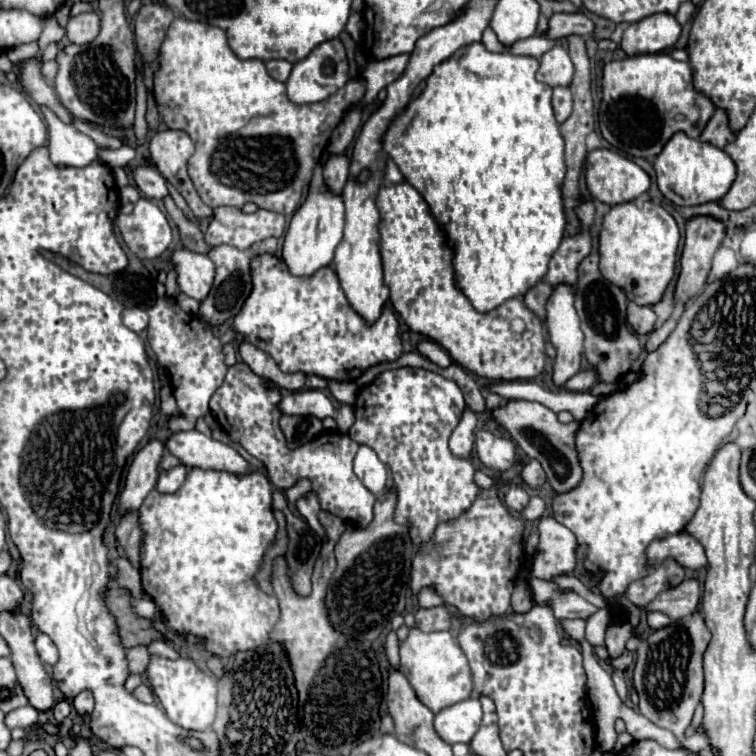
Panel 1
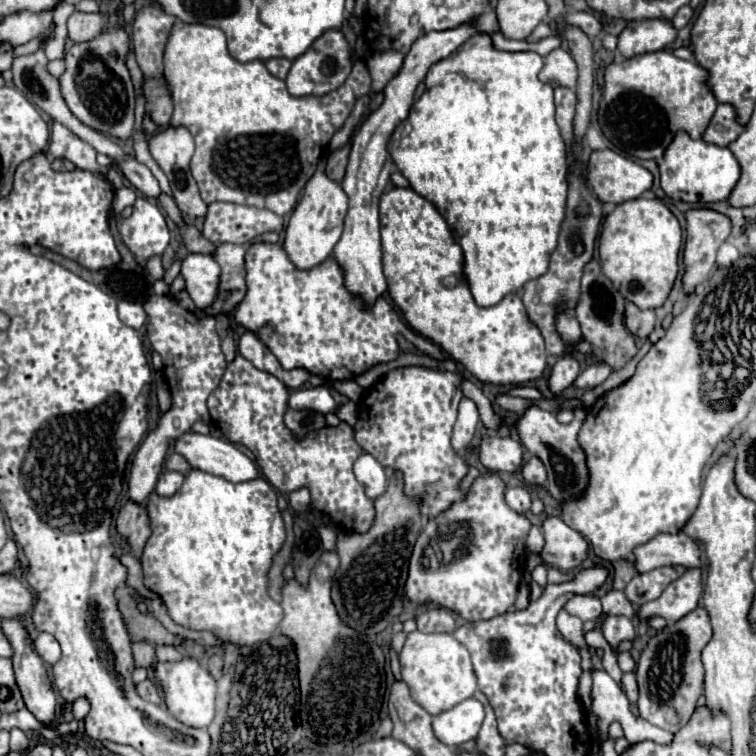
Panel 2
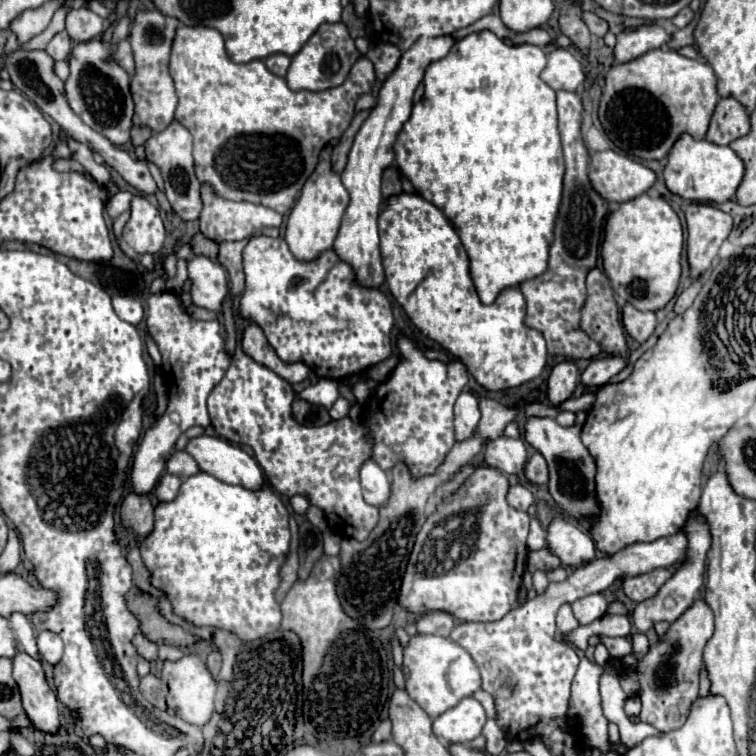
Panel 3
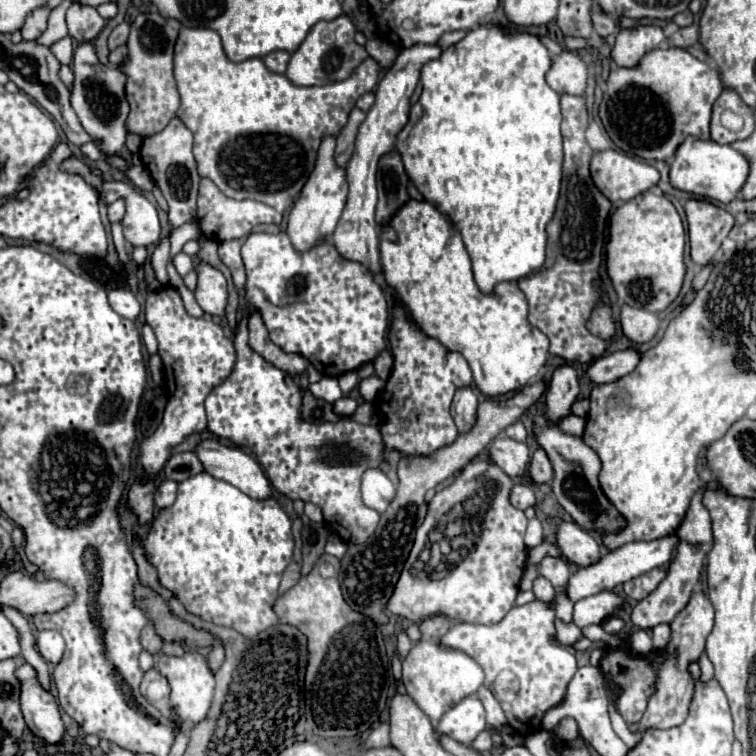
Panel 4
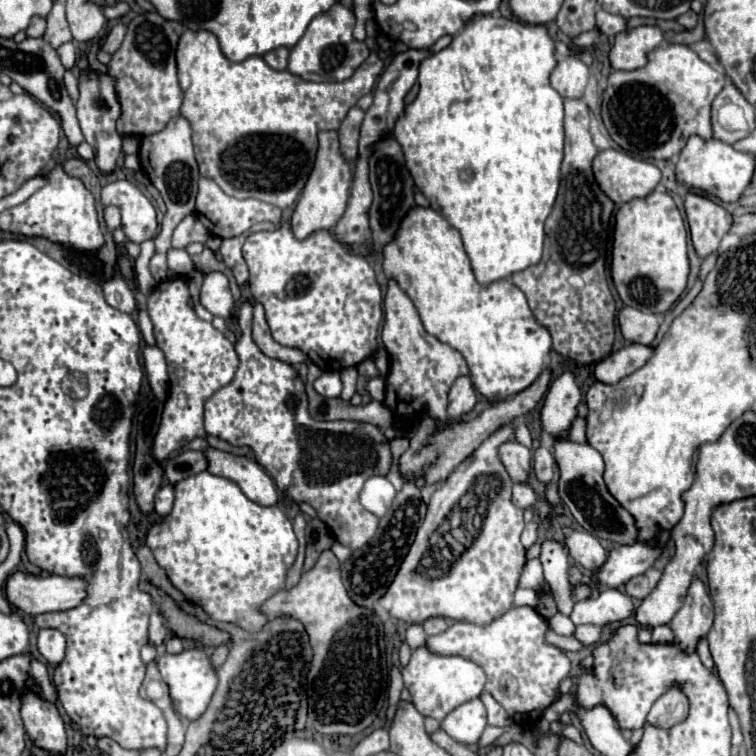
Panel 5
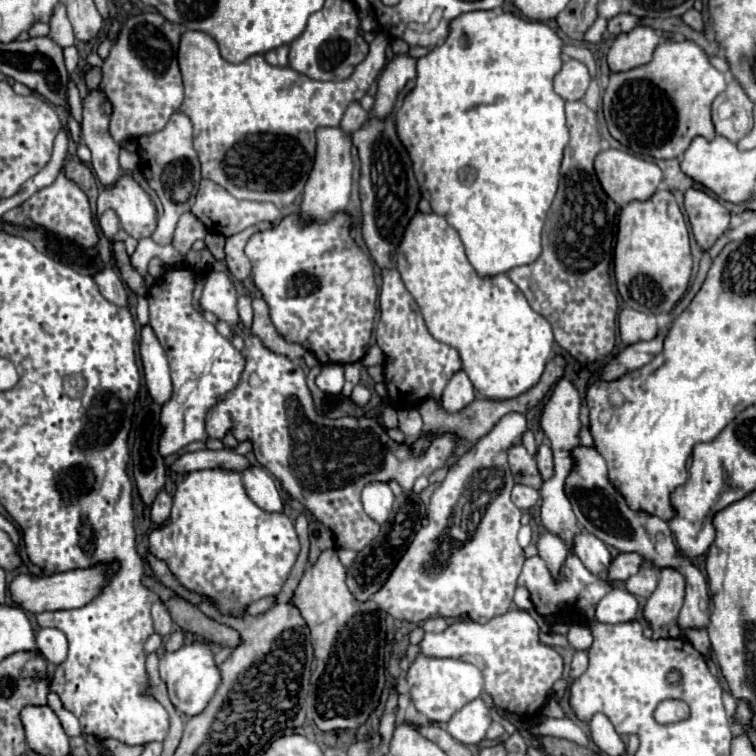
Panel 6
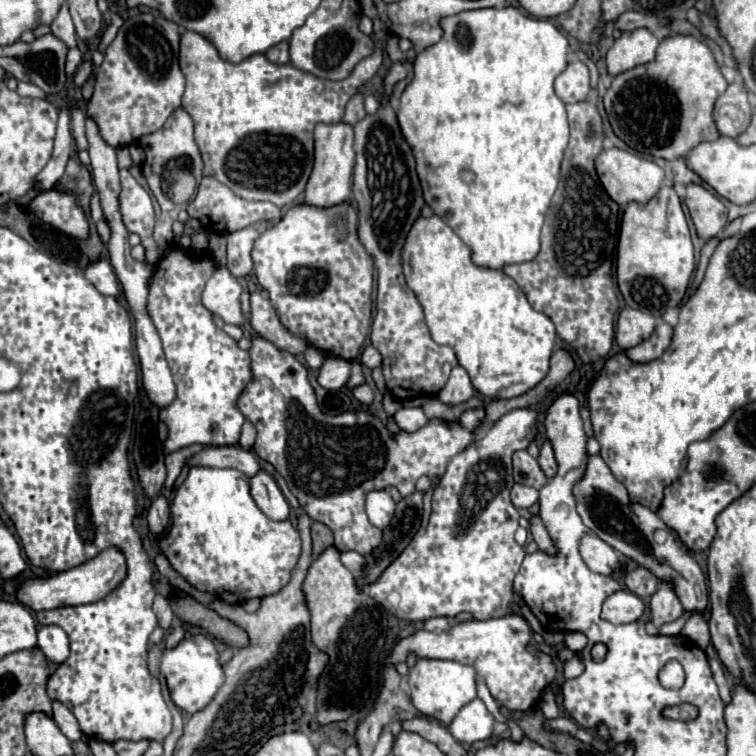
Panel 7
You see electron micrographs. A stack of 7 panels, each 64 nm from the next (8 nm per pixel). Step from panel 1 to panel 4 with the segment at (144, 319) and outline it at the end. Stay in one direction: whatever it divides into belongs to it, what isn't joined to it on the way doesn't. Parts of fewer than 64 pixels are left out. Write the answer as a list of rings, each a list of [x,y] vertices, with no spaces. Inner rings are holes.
[[[114,288],[108,292],[108,302],[110,306],[124,318],[134,320],[140,314],[140,304],[136,296],[128,288]]]

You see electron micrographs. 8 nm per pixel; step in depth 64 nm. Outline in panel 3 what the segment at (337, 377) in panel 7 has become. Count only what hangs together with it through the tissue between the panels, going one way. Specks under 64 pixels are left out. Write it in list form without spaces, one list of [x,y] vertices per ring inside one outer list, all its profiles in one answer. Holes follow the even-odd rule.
[[[320,378],[318,384],[312,384],[312,386],[304,388],[298,394],[298,398],[304,398],[304,400],[308,400],[312,404],[322,404],[326,408],[330,408],[336,402],[338,396],[340,396],[338,382],[336,380],[328,380],[328,378]]]

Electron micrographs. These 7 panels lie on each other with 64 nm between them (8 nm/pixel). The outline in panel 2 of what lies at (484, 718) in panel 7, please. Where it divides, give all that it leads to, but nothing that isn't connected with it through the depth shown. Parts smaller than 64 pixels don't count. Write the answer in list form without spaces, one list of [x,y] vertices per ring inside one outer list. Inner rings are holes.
[[[468,698],[432,720],[434,734],[448,746],[458,746],[478,736],[484,722],[484,706],[476,698]]]

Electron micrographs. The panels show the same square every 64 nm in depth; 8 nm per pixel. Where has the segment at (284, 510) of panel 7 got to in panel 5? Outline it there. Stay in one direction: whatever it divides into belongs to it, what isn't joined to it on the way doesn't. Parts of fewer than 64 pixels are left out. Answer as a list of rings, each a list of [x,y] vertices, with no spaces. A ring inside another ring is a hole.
[[[208,448],[204,454],[208,458],[208,470],[212,474],[234,480],[252,502],[260,506],[276,506],[276,484],[258,462],[214,448]]]

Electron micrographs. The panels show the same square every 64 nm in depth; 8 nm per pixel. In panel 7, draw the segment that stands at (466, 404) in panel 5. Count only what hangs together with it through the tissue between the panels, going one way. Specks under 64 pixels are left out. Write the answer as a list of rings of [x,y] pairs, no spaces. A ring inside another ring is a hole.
[[[456,366],[450,372],[450,378],[448,378],[446,386],[438,392],[438,398],[444,404],[460,404],[460,402],[466,402],[472,394],[474,394],[474,388],[470,384],[468,372],[462,366]]]

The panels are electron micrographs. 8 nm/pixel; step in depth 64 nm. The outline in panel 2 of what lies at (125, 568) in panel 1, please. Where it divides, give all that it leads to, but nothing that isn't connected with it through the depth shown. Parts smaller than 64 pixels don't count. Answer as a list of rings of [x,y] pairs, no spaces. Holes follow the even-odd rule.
[[[126,554],[126,556],[122,556],[120,560],[122,560],[122,564],[128,568],[128,584],[130,584],[138,594],[142,594],[142,596],[148,598],[148,600],[158,598],[158,594],[150,592],[150,590],[144,586],[144,582],[142,582],[142,566],[140,566],[140,560],[134,558],[132,554]]]

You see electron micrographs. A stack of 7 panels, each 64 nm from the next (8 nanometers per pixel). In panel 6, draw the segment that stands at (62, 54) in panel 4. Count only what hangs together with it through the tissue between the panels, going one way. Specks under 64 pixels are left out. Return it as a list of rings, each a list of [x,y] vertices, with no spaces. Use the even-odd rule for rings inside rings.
[[[70,46],[70,48],[64,48],[64,60],[66,60],[66,70],[68,72],[74,72],[76,66],[78,66],[78,50],[76,46]]]

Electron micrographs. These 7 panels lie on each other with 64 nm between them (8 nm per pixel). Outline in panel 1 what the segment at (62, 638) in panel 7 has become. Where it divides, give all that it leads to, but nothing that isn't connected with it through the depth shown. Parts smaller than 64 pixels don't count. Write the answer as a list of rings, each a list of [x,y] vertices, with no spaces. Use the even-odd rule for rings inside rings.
[[[38,634],[36,636],[36,650],[38,650],[38,656],[40,656],[40,660],[44,664],[56,664],[56,660],[58,660],[58,648],[50,640],[50,636]]]

